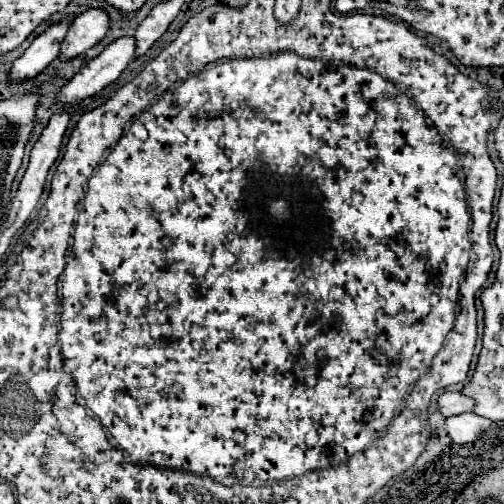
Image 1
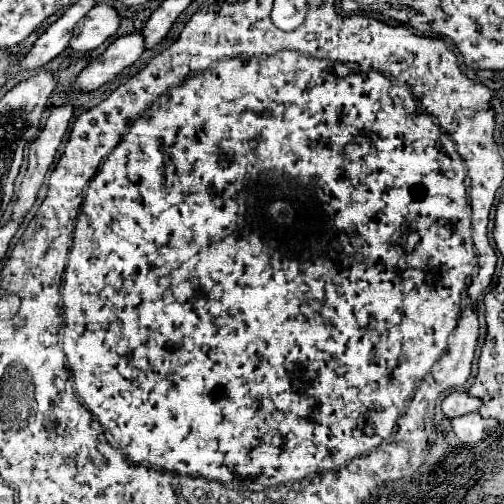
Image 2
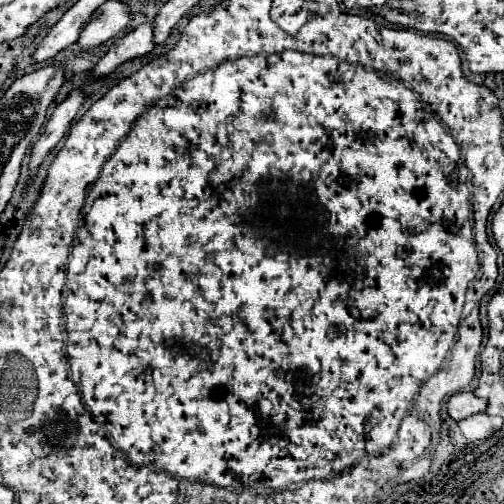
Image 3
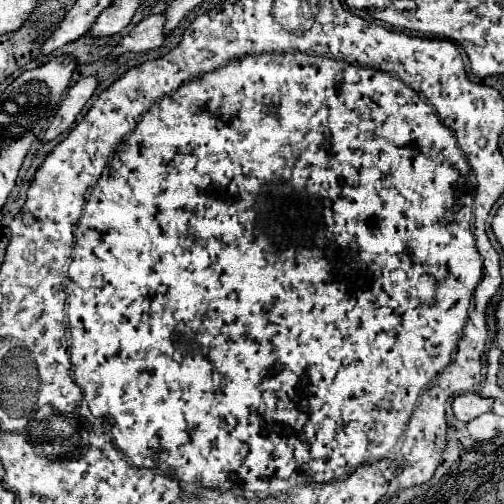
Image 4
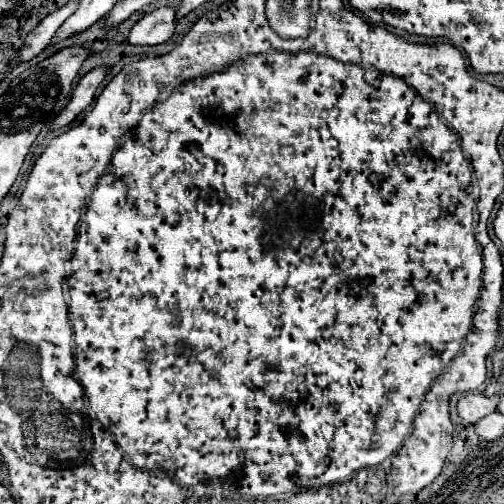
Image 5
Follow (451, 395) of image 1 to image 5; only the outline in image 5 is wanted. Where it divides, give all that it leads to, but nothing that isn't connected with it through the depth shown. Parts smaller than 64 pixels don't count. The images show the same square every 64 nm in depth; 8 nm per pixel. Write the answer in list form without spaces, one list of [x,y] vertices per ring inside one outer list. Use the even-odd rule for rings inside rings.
[[[464,394],[458,400],[458,414],[464,422],[476,424],[482,416],[492,414],[498,408],[498,396],[484,396],[484,394]]]

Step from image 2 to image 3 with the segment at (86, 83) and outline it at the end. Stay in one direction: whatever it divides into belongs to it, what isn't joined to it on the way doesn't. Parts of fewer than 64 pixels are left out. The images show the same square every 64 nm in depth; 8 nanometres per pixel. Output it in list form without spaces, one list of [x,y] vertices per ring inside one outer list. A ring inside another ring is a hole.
[[[140,24],[136,30],[124,34],[122,38],[118,38],[108,54],[94,66],[92,74],[94,76],[106,76],[110,72],[116,70],[118,64],[130,60],[130,58],[136,58],[136,56],[144,56],[148,52],[154,50],[154,24]]]

